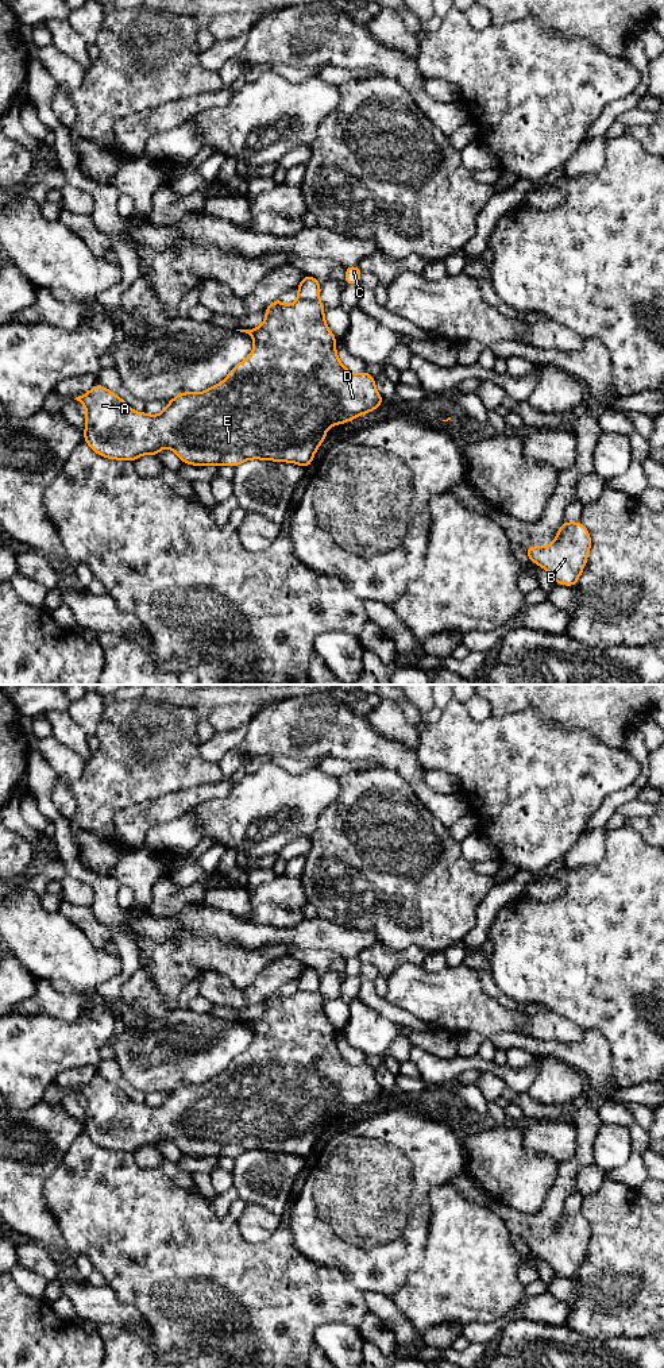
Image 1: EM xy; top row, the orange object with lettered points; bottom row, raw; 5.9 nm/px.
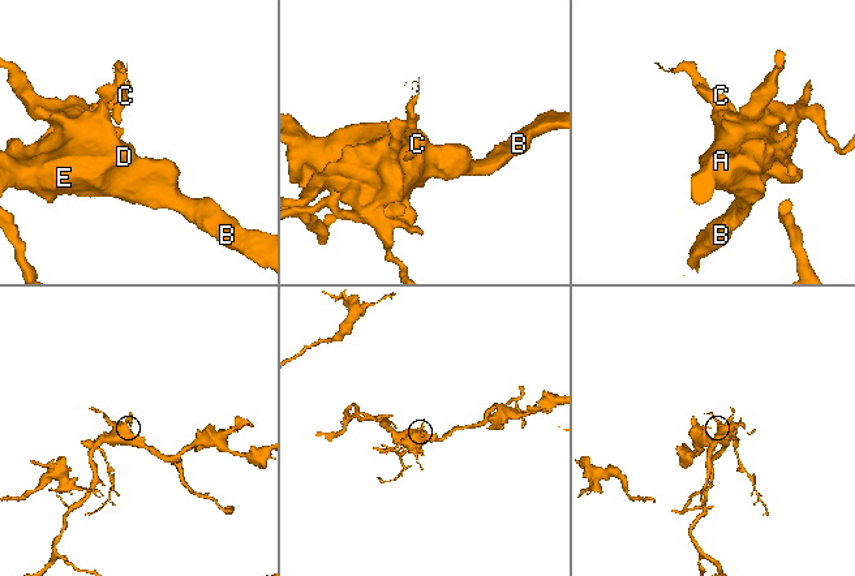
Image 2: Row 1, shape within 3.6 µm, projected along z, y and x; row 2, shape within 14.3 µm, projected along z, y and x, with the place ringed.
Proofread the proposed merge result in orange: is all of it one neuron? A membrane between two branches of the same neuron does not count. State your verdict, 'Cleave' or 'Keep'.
Cleave

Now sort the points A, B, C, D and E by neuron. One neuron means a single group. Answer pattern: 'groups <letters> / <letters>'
groups A B D E / C

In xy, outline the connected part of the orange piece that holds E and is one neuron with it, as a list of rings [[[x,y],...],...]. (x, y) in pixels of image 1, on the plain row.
[[[298,990],[290,997],[273,993],[265,1002],[266,1010],[254,1021],[236,1021],[252,1028],[255,1036],[250,1048],[238,1055],[224,1072],[202,1084],[179,1084],[157,1107],[132,1102],[113,1083],[96,1075],[90,1083],[78,1087],[86,1099],[84,1132],[99,1147],[108,1151],[134,1153],[140,1147],[157,1147],[163,1138],[171,1140],[181,1153],[206,1157],[238,1157],[248,1151],[292,1153],[308,1159],[331,1117],[347,1114],[375,1102],[385,1093],[375,1080],[375,1070],[367,1063],[351,1066],[336,1045],[336,1028],[324,1011],[320,991]]]

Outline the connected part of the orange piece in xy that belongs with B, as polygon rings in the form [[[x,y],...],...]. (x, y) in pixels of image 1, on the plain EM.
[[[564,1213],[548,1238],[528,1238],[528,1249],[549,1263],[556,1275],[575,1278],[586,1257],[591,1238],[587,1219],[580,1214]]]

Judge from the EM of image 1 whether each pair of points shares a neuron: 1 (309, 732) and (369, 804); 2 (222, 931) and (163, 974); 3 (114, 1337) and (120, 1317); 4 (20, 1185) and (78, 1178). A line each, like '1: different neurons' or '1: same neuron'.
1: different neurons
2: different neurons
3: different neurons
4: different neurons

